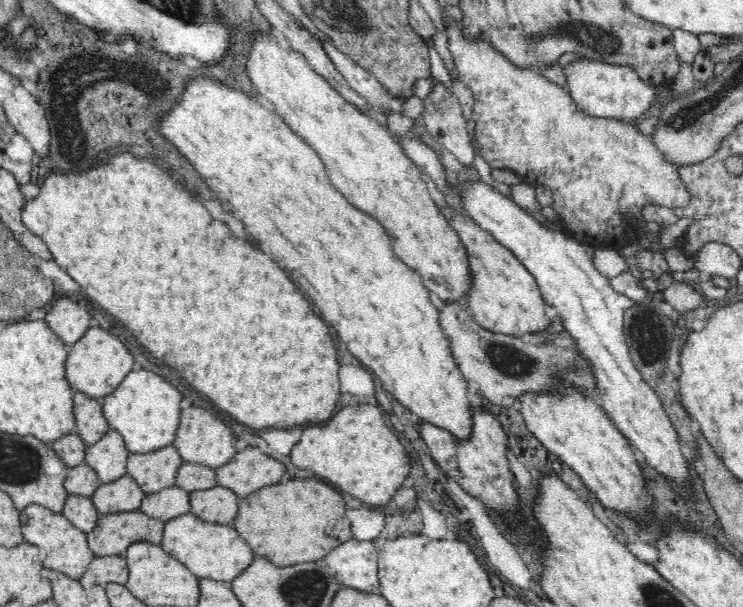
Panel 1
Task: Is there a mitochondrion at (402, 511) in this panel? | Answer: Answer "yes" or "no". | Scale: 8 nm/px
no

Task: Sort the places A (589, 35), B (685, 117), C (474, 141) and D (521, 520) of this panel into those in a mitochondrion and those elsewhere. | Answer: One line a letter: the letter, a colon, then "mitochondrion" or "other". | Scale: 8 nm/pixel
A: mitochondrion
B: mitochondrion
C: other
D: other

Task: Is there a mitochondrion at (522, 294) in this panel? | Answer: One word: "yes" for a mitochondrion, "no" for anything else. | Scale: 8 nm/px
no

